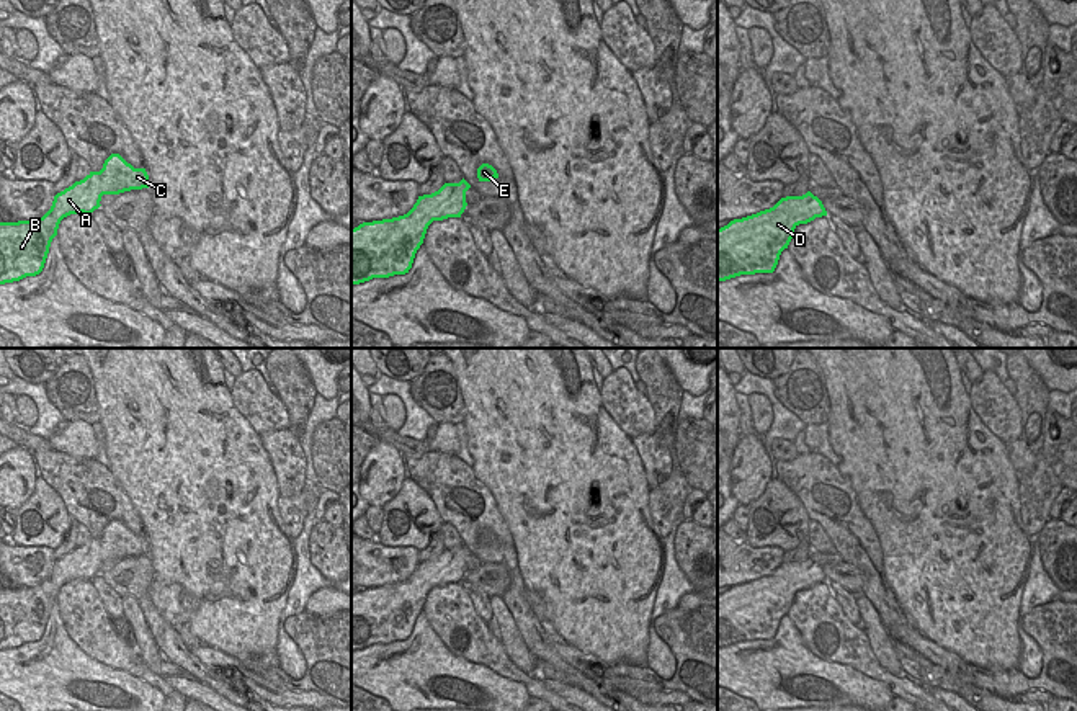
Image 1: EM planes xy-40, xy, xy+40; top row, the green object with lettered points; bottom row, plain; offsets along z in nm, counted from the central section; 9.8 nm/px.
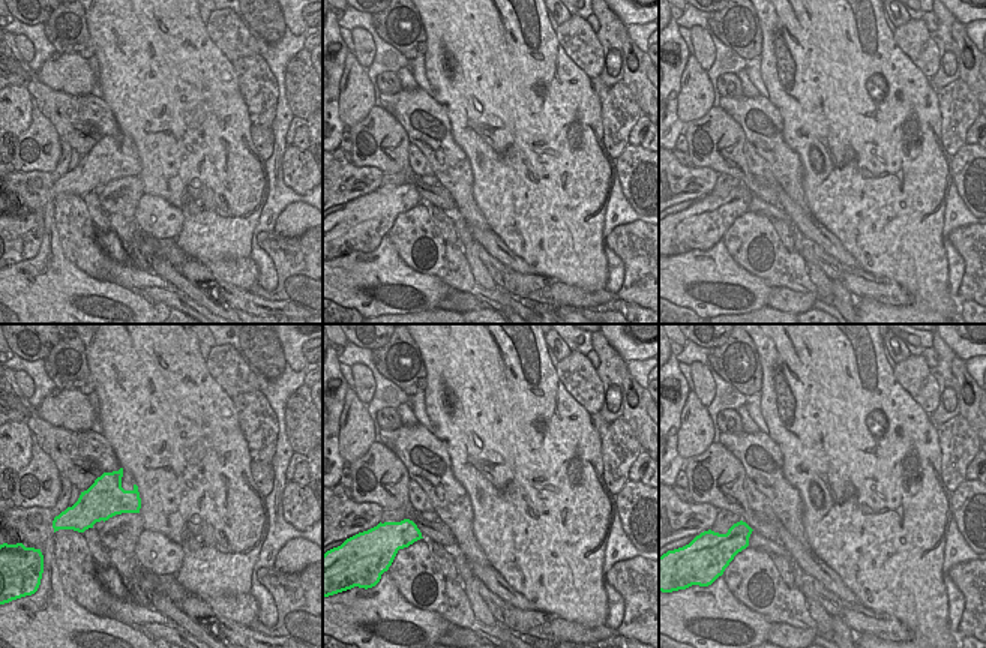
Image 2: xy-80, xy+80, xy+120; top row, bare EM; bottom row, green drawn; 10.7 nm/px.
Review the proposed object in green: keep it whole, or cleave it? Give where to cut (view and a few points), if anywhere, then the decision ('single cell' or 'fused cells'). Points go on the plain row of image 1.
cut none; single cell

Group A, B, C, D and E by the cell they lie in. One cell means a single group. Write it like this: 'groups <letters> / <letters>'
groups A B C D E

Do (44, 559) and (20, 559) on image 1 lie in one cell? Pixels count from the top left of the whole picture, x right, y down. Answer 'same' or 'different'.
same

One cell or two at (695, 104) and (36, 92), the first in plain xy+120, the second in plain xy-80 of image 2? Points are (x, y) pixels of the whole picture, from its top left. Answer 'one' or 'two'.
two

